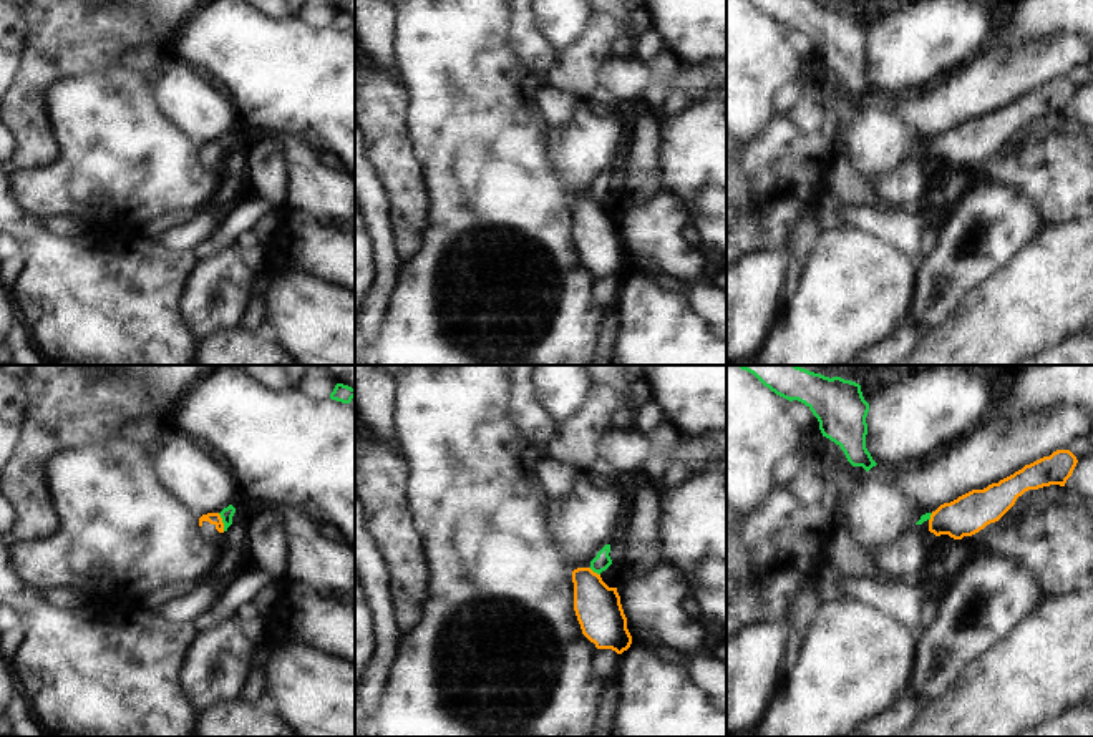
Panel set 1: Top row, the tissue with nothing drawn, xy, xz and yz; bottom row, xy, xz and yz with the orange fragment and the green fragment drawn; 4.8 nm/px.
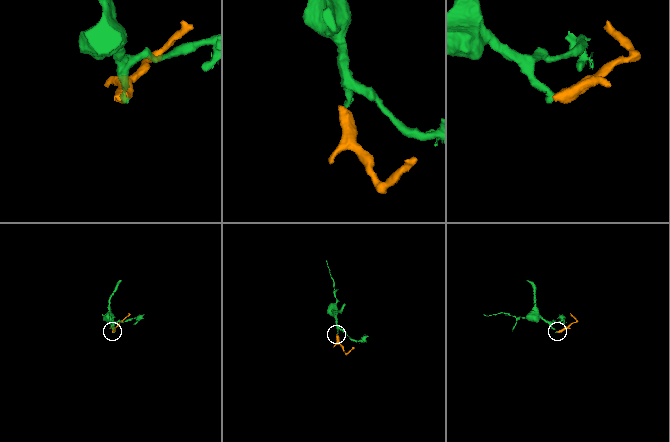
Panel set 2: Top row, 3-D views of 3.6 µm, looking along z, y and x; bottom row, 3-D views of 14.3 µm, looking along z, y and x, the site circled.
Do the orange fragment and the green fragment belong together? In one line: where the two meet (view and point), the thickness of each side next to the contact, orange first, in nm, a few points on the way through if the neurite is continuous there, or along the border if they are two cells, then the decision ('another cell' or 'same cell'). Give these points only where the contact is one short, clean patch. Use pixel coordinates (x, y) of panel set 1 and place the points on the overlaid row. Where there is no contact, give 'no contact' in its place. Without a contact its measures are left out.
meets orange in xy at (221, 522); 60 nm thick on the orange side, 60 nm on the other; border along xy (218, 513), (224, 530); another cell

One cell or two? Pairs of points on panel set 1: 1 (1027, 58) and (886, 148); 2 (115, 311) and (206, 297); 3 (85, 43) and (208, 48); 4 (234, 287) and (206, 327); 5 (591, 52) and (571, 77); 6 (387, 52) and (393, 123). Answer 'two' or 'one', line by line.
1: one
2: two
3: two
4: one
5: one
6: two

